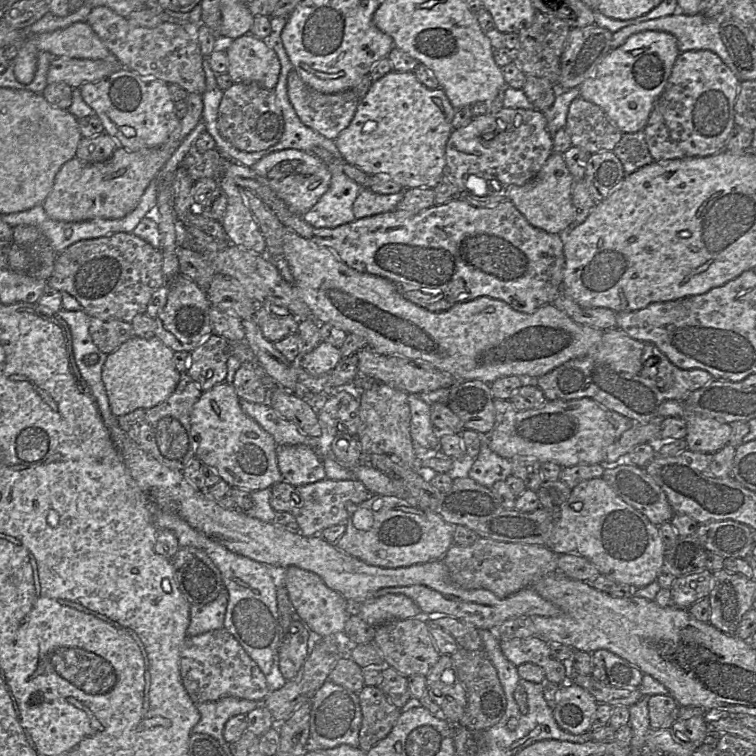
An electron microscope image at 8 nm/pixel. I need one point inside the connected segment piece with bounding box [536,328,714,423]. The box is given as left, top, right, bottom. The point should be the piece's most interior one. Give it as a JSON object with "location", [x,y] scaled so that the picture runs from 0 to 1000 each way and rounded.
{"location":[837,500]}

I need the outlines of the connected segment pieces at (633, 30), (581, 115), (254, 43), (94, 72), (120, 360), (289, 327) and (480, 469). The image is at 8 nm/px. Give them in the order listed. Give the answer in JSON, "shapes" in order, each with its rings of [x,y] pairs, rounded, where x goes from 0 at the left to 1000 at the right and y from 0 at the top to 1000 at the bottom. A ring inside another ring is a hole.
{"shapes":[[[[896,16],[890,20],[873,22],[852,28],[840,33],[829,34],[811,45],[808,63],[815,65],[828,56],[828,53],[849,41],[877,41],[889,45],[894,53],[899,70],[915,66],[939,66],[947,70],[955,81],[976,101],[975,89],[968,79],[952,45],[954,26],[934,22],[931,19],[907,20]]],[[[767,127],[753,142],[747,171],[757,192],[779,204],[811,200],[824,179],[795,142]]],[[[332,44],[292,60],[302,78],[302,99],[310,110],[337,110],[362,118],[372,83],[352,56]]],[[[90,75],[73,77],[63,91],[63,111],[83,108],[97,118],[112,110],[131,107],[152,97],[161,87],[156,79],[101,78]]],[[[176,444],[143,468],[135,487],[135,504],[148,548],[159,552],[184,540],[201,540],[218,530],[239,499],[231,487],[229,470],[230,464],[206,444],[198,448]]],[[[360,401],[340,402],[335,422],[341,429],[348,444],[360,454],[394,440],[397,423],[377,407],[370,407]]],[[[635,573],[635,597],[627,607],[620,623],[620,631],[631,639],[649,646],[657,636],[668,636],[677,628],[677,616],[673,607],[652,598],[646,587],[646,574]]]]}

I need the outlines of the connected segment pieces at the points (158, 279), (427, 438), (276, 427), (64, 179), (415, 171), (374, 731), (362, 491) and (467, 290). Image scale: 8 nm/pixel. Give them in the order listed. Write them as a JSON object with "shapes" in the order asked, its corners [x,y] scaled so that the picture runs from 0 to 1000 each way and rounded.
{"shapes":[[[[152,308],[107,317],[77,336],[70,361],[62,370],[63,382],[87,386],[97,392],[119,419],[134,423],[156,422],[173,427],[180,417],[193,414],[201,389],[218,377],[214,348],[213,332],[175,308]]],[[[582,513],[553,522],[542,521],[542,575],[553,595],[579,595],[581,574],[569,556],[569,537],[591,533],[595,515]]],[[[317,528],[317,537],[361,578],[368,591],[401,587],[413,593],[425,606],[438,603],[437,594],[422,587],[422,579],[411,579],[399,573],[389,560],[374,553],[354,533],[339,534]]],[[[251,123],[245,135],[247,149],[217,190],[179,201],[156,193],[148,206],[136,214],[120,216],[101,208],[87,214],[74,231],[69,253],[56,270],[62,286],[78,294],[108,294],[126,288],[159,290],[176,279],[198,241],[267,160],[267,126]]],[[[516,94],[505,103],[495,107],[484,126],[474,132],[471,148],[458,171],[442,185],[443,192],[455,210],[456,216],[467,218],[487,231],[508,231],[517,235],[530,245],[533,250],[542,249],[574,249],[589,229],[589,197],[591,187],[599,172],[598,160],[602,151],[602,143],[591,130],[589,122],[581,115],[567,118],[562,115],[549,101],[548,95],[524,95]]],[[[483,906],[474,919],[479,939],[474,988],[485,996],[512,975],[532,939],[520,933],[499,907]]],[[[429,634],[413,640],[392,644],[397,664],[386,680],[396,694],[396,705],[405,710],[423,708],[435,697],[458,692],[479,664],[488,660],[491,651],[478,636]]],[[[254,194],[245,205],[243,210],[239,213],[238,220],[246,224],[250,233],[257,241],[261,241],[267,235],[282,235],[286,239],[290,239],[295,234],[302,234],[307,237],[315,247],[328,250],[333,253],[340,261],[343,261],[378,302],[389,306],[397,313],[414,320],[422,327],[430,327],[437,329],[458,351],[467,354],[468,357],[479,361],[503,365],[517,372],[524,378],[526,386],[537,397],[570,413],[589,411],[601,405],[602,402],[619,399],[632,393],[644,392],[665,397],[683,411],[690,414],[704,414],[718,403],[730,402],[743,386],[745,356],[747,348],[745,333],[746,310],[729,310],[720,304],[705,300],[675,265],[663,266],[655,272],[630,274],[623,271],[614,263],[604,263],[585,271],[573,271],[552,283],[517,279],[479,290],[470,290],[467,294],[450,298],[444,302],[417,302],[407,296],[399,286],[388,282],[376,269],[376,266],[365,258],[365,255],[351,242],[351,239],[344,233],[337,229],[333,222],[317,218],[313,214],[308,214],[308,212],[303,210],[299,206],[299,204],[291,204],[288,197],[282,197],[270,202],[265,202],[261,197]]]]}

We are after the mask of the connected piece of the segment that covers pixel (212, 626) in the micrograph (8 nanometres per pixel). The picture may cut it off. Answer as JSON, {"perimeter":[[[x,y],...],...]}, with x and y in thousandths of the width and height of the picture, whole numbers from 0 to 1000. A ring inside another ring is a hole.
{"perimeter":[[[298,779],[291,783],[283,795],[275,799],[253,800],[247,840],[258,841],[275,835],[294,832],[300,800],[302,786]]]}

